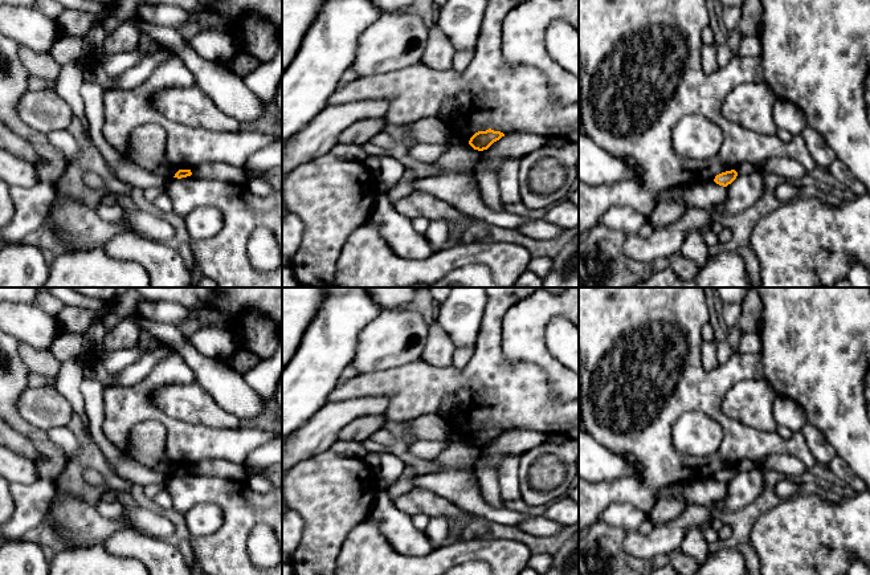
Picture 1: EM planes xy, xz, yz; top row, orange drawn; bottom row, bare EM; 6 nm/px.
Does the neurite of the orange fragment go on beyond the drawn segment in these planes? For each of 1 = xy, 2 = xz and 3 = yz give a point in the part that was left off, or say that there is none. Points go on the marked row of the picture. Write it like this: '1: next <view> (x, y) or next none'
1: next none
2: next none
3: next none

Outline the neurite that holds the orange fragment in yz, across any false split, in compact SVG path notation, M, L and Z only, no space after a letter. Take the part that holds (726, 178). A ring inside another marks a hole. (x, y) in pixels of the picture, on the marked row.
M731 170L716 175L714 182L719 185L727 187L736 179L736 176L738 176L738 172L735 170Z

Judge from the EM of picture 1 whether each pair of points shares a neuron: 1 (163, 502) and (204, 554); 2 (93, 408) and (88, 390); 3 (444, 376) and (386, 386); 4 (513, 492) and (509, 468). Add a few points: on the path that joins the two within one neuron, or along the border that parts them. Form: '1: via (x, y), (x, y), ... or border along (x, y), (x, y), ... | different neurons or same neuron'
1: border along (164, 488), (174, 506) | different neurons
2: via (93, 404), (92, 394) | same neuron
3: via (429, 386), (400, 386) | same neuron
4: via (510, 486), (509, 473) | same neuron

